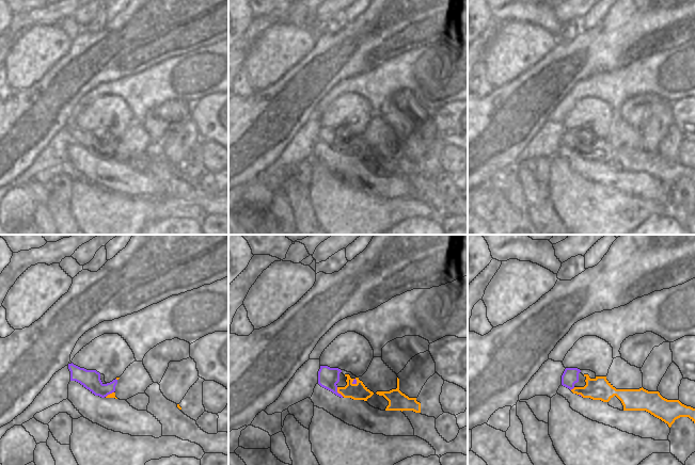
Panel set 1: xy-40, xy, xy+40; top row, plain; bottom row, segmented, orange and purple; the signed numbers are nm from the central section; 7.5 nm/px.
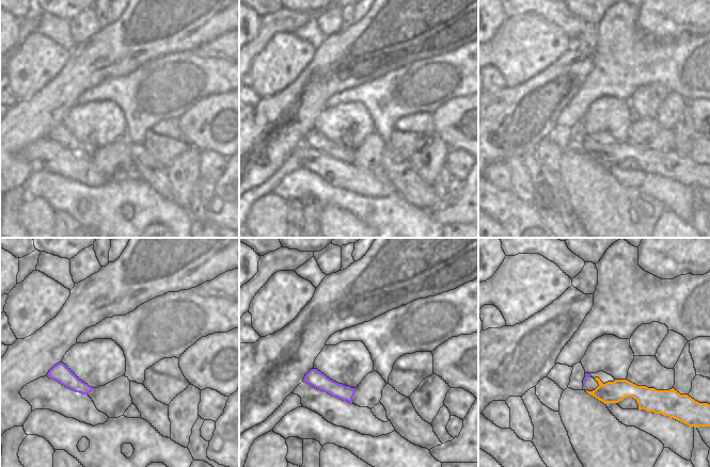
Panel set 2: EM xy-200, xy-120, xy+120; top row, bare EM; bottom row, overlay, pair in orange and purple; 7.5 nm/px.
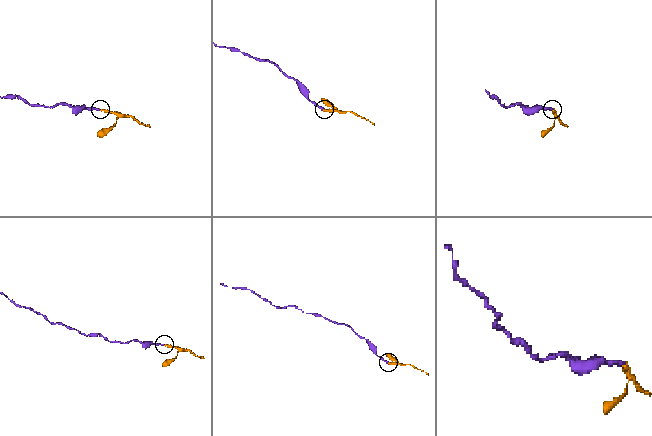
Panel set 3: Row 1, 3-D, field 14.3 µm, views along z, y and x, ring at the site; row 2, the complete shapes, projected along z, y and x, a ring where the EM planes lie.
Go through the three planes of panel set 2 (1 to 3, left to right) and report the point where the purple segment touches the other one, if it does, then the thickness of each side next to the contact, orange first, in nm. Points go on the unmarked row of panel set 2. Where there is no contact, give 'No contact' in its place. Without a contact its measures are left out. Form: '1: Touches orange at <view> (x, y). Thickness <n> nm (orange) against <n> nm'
1: No contact
2: No contact
3: No contact.

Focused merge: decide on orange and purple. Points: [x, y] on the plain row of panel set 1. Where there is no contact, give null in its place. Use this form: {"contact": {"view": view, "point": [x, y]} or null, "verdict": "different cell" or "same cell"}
{"contact": {"view": "xy", "point": [338, 154]}, "verdict": "same cell"}

